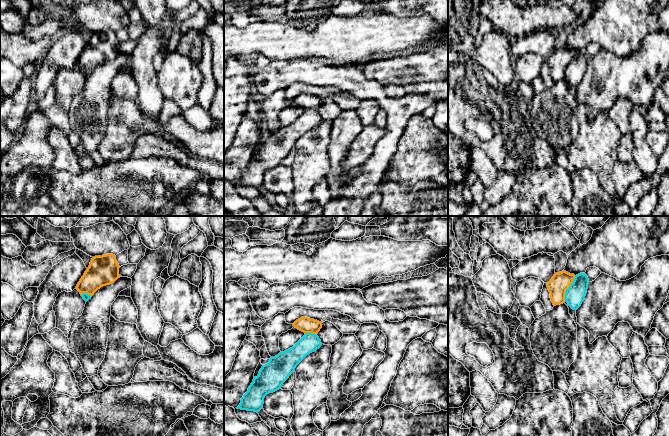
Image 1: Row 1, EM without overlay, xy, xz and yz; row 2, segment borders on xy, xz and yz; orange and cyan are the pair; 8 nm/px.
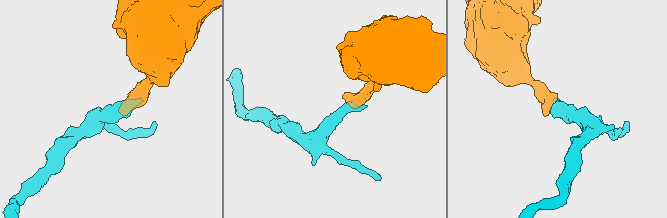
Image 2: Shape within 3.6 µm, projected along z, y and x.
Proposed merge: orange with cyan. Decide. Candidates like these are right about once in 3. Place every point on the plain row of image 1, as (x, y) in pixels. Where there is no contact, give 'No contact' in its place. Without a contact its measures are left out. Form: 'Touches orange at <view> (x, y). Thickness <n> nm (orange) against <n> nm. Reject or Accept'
Touches orange at yz (568, 63). Thickness 160 nm (orange) against 160 nm. Reject

